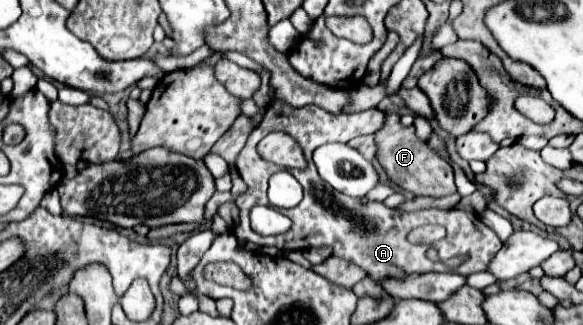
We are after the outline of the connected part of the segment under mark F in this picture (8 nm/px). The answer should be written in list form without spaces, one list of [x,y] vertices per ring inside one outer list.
[[[388,113],[388,121],[384,129],[376,133],[376,145],[382,145],[382,169],[386,171],[388,179],[404,191],[412,195],[426,195],[426,197],[446,197],[456,193],[454,173],[452,167],[440,159],[424,141],[416,137],[414,127],[402,127],[398,123],[398,113]]]

